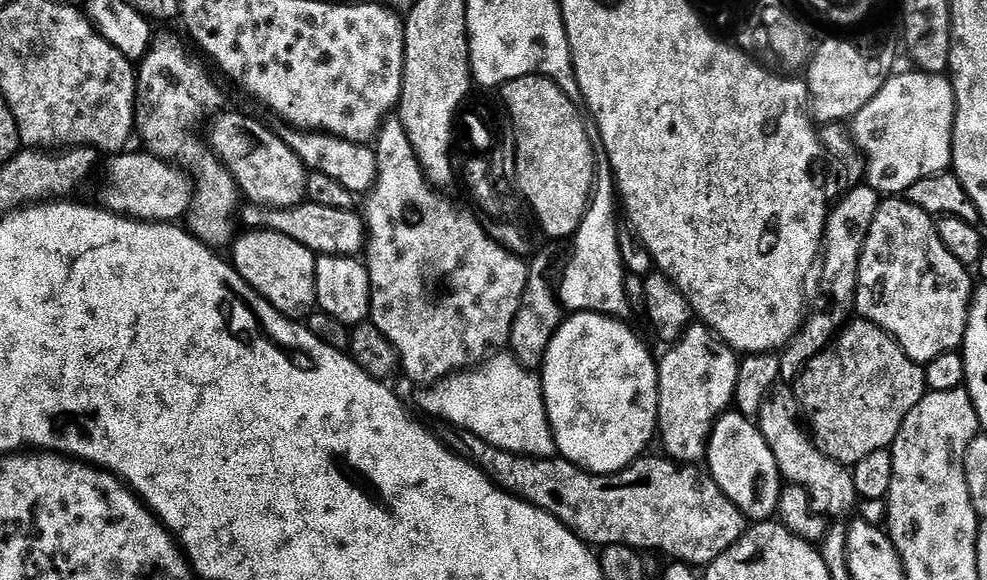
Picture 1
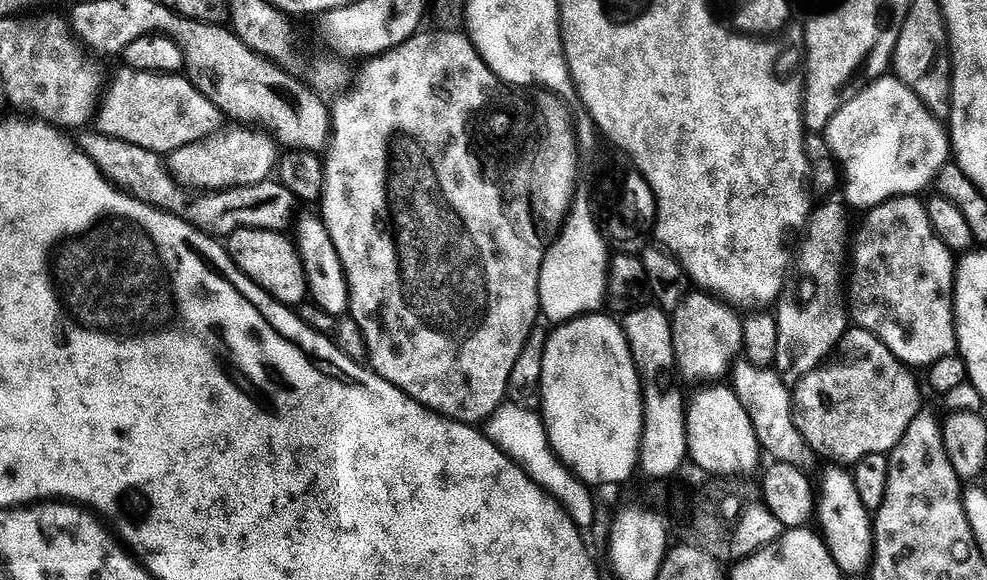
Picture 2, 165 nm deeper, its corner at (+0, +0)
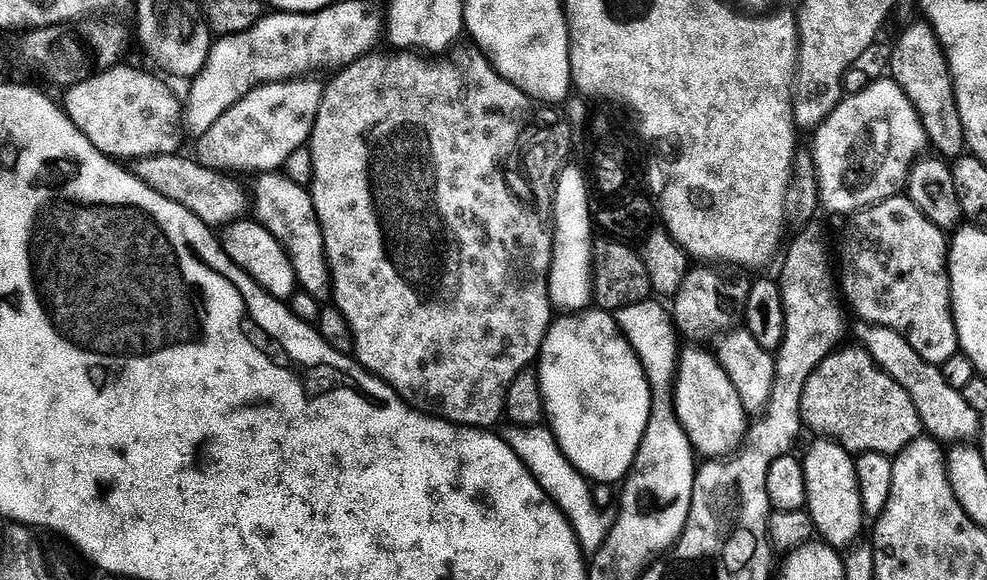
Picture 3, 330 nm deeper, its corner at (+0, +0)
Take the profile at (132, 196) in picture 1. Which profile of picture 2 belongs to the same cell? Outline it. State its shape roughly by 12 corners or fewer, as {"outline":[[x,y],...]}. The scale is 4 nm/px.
{"outline":[[256,130],[167,153],[166,171],[196,194],[268,178],[278,148]]}

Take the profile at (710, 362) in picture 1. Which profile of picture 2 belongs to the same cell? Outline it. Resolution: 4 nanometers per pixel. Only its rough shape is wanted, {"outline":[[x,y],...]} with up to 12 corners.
{"outline":[[689,291],[671,313],[678,375],[712,386],[744,350],[744,320]]}

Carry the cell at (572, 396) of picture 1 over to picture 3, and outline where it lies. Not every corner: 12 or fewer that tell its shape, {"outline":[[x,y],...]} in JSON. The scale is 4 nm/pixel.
{"outline":[[613,313],[553,319],[547,423],[597,485],[623,481],[651,386]]}

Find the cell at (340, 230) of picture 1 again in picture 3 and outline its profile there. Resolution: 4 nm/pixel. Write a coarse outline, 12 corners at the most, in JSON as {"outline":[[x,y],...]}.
{"outline":[[144,156],[130,171],[203,224],[245,215],[244,196],[199,159]]}

